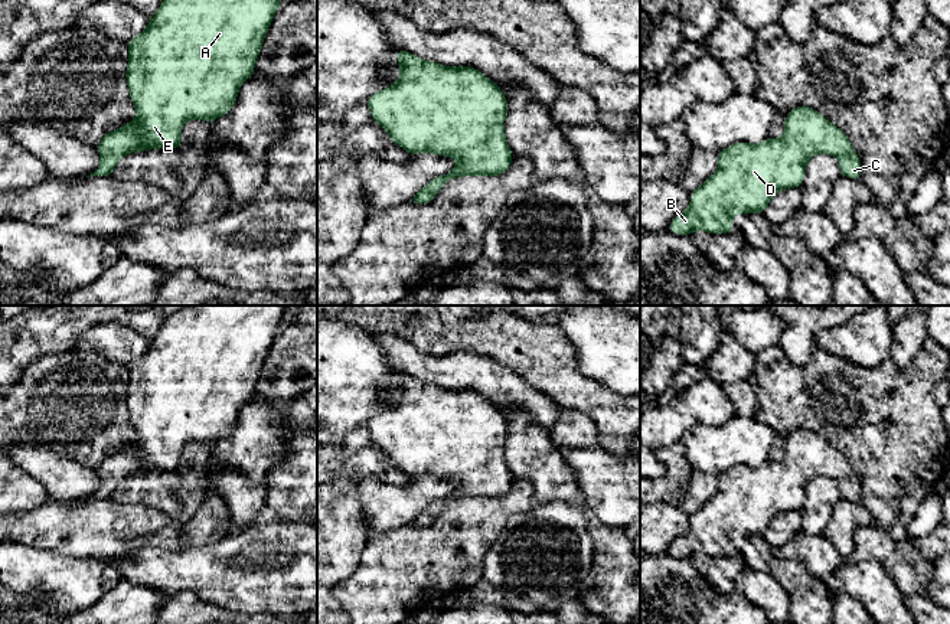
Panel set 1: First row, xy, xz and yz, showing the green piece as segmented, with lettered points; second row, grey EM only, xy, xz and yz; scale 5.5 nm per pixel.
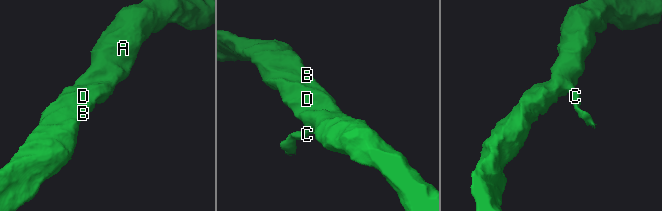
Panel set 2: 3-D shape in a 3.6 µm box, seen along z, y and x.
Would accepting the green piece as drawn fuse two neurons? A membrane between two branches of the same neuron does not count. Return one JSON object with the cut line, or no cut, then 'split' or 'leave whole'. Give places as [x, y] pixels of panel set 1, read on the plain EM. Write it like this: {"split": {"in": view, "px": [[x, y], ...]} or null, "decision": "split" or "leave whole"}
{"split": null, "decision": "leave whole"}

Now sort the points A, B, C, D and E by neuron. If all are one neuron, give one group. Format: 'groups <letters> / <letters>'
groups A B C D E

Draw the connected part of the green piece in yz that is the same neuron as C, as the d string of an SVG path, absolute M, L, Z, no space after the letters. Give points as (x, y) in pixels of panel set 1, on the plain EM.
M809 428L794 429L784 442L781 461L767 460L760 467L738 464L718 474L718 491L698 512L691 514L691 526L667 548L676 558L705 553L714 558L734 555L737 536L764 536L776 516L800 512L807 484L816 477L838 480L840 499L861 503L862 486L846 457Z

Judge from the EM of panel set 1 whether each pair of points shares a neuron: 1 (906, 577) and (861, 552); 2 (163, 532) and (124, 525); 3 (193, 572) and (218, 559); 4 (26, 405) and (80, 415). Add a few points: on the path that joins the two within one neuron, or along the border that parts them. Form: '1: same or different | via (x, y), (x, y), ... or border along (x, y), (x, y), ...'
1: same | via (894, 565), (881, 552), (872, 552)
2: same | via (153, 528), (134, 526)
3: same | via (199, 571), (206, 571), (212, 565)
4: same | via (39, 405), (67, 405)

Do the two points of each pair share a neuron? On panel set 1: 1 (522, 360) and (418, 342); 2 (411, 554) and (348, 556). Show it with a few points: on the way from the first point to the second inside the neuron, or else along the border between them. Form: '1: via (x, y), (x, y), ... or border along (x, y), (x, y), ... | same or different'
1: via (496, 340), (444, 342) | same
2: border along (369, 535), (359, 565), (339, 582) | different

